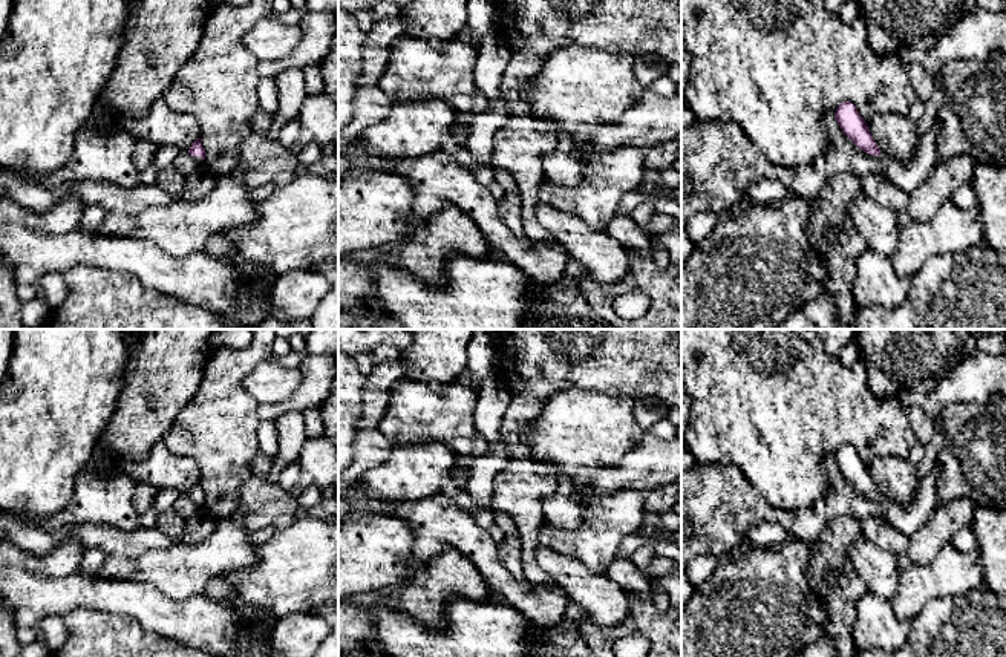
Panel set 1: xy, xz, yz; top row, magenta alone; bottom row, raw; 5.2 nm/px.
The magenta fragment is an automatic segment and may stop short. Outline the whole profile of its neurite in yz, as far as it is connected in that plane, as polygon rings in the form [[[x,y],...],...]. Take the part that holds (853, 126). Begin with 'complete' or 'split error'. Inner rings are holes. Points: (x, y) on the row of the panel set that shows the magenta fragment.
complete | [[[841,103],[835,112],[835,118],[844,135],[850,138],[857,149],[873,156],[879,156],[882,153],[874,142],[867,123],[859,115],[853,103]]]

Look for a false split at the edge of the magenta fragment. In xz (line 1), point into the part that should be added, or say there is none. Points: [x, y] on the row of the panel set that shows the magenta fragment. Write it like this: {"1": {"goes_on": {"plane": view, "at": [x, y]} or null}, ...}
{"1": {"goes_on": null}}

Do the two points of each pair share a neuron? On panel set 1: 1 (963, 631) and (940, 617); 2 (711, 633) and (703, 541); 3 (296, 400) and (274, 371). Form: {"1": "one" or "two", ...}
{"1": "one", "2": "two", "3": "two"}

